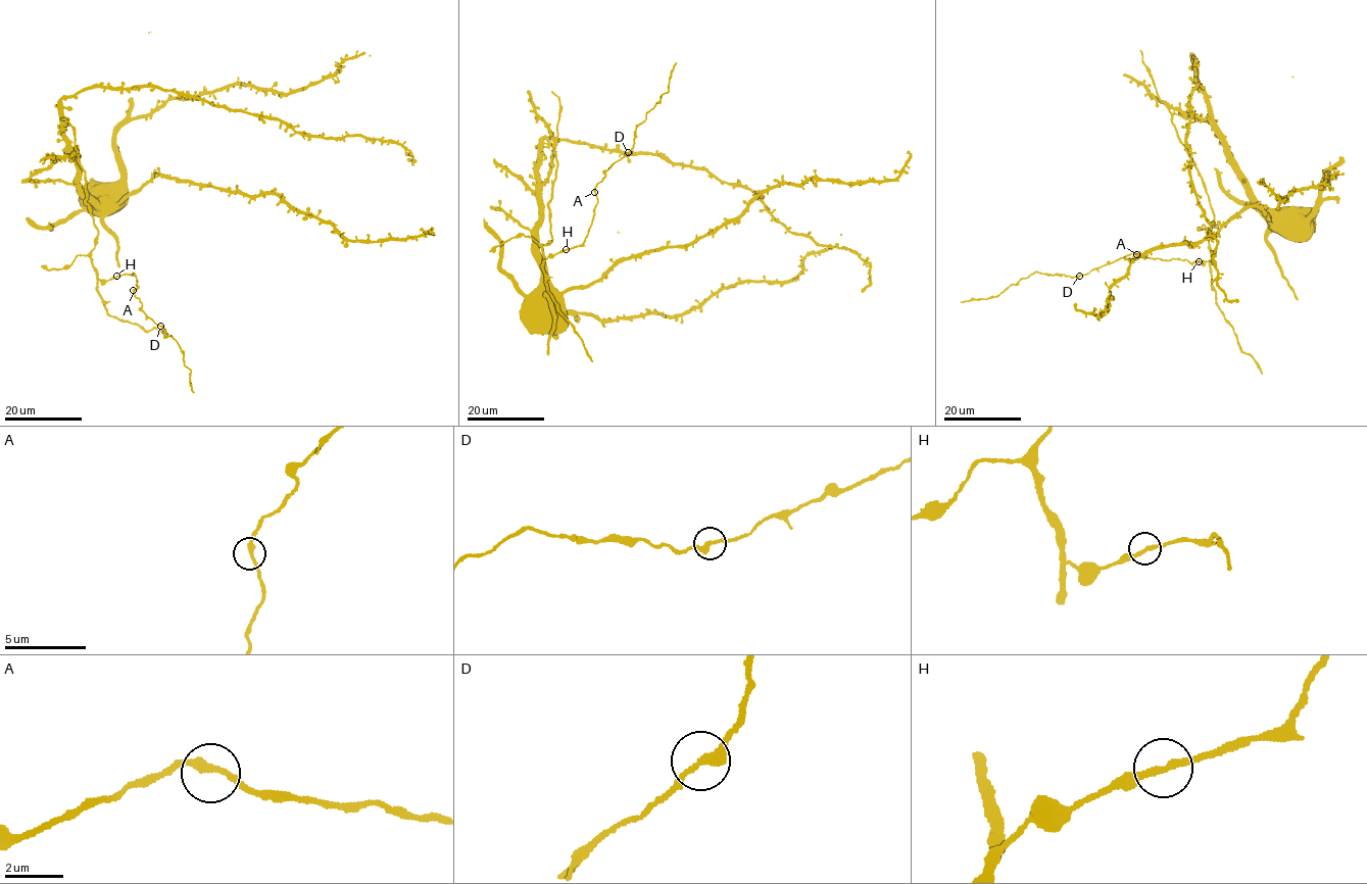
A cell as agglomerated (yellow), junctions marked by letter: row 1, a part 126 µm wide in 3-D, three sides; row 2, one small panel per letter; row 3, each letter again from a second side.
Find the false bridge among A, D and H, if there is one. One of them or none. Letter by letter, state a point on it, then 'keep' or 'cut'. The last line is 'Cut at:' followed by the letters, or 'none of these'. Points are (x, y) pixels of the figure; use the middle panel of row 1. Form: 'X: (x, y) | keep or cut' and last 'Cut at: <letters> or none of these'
A: (594, 192) | keep
D: (628, 152) | keep
H: (566, 249) | keep
Cut at: none of these

